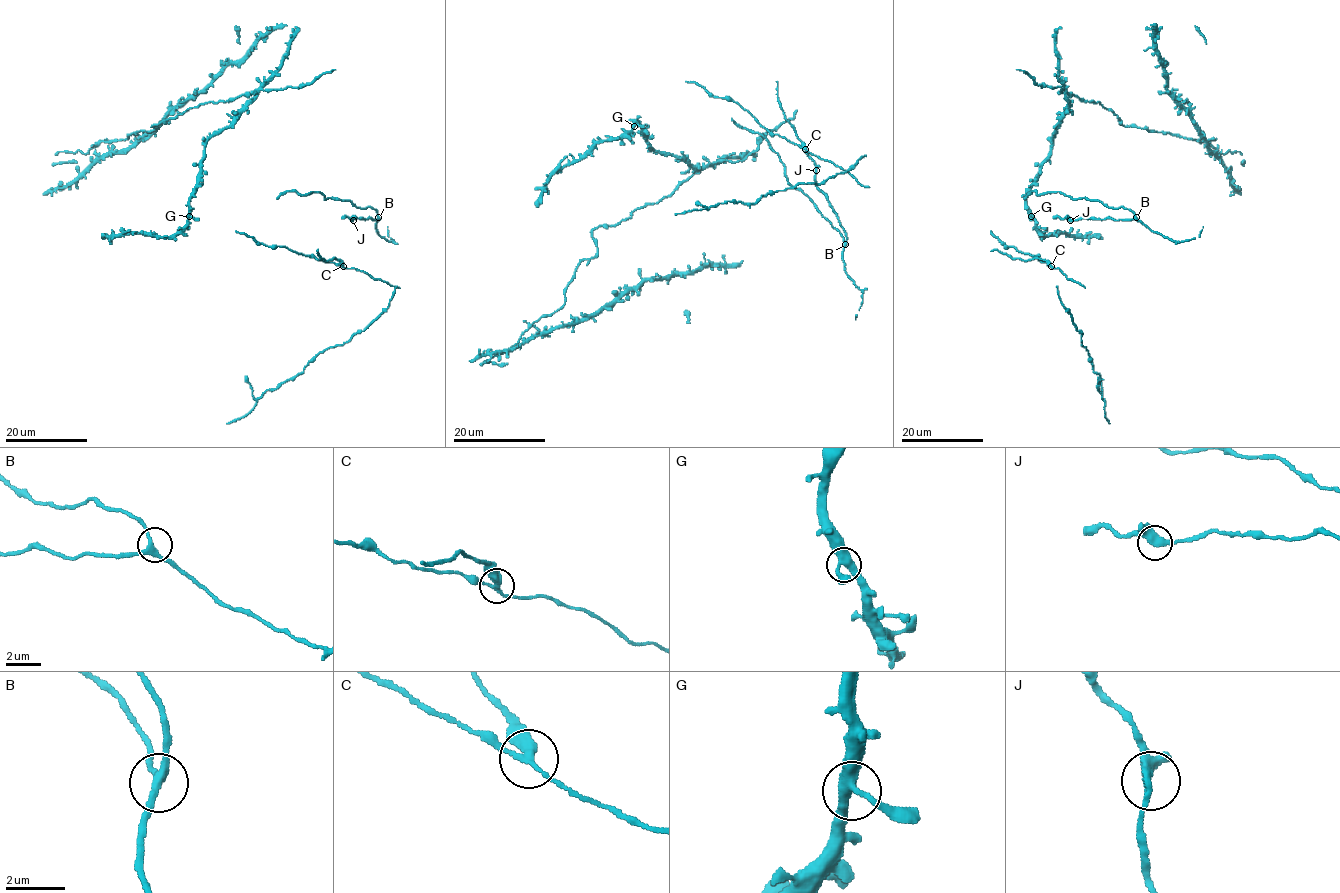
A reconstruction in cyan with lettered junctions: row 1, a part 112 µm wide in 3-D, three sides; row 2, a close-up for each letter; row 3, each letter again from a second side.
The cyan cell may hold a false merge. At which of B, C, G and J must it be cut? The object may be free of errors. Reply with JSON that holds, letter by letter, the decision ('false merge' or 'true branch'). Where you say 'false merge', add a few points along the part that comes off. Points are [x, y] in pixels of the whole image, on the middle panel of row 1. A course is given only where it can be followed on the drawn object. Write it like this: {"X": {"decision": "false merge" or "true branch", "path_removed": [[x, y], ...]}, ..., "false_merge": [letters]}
{"B": {"decision": "true branch"}, "C": {"decision": "true branch"}, "G": {"decision": "true branch"}, "J": {"decision": "true branch"}, "false_merge": []}

